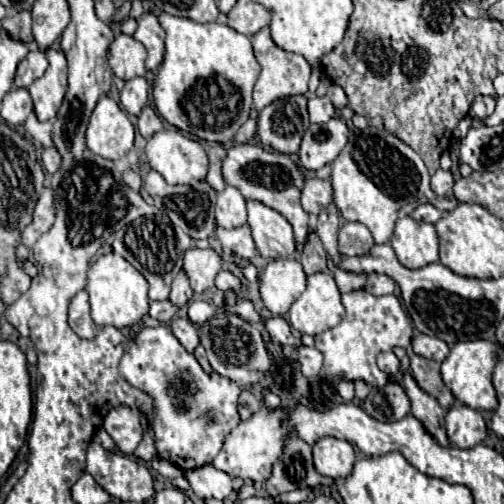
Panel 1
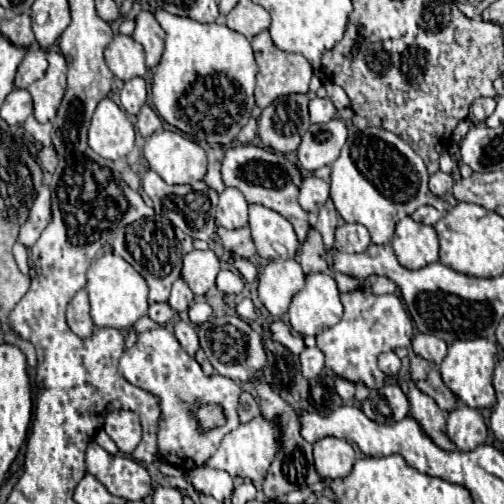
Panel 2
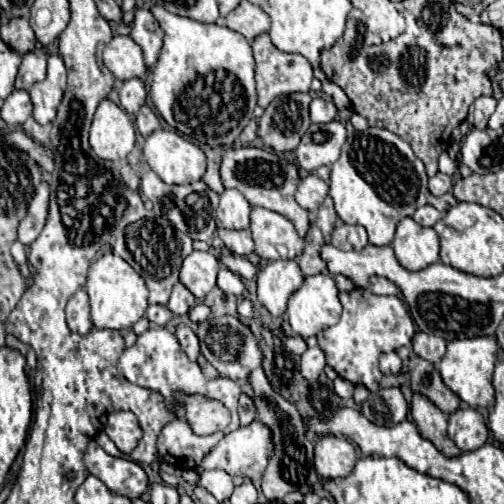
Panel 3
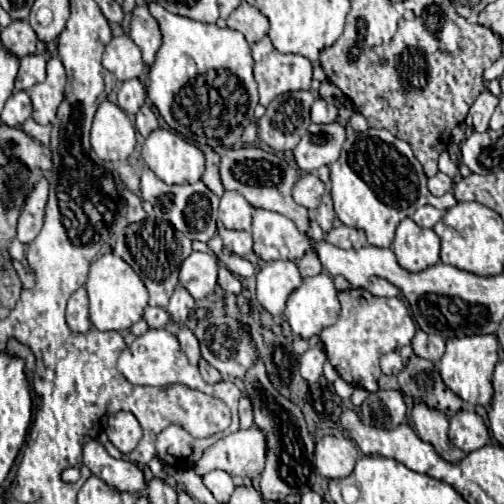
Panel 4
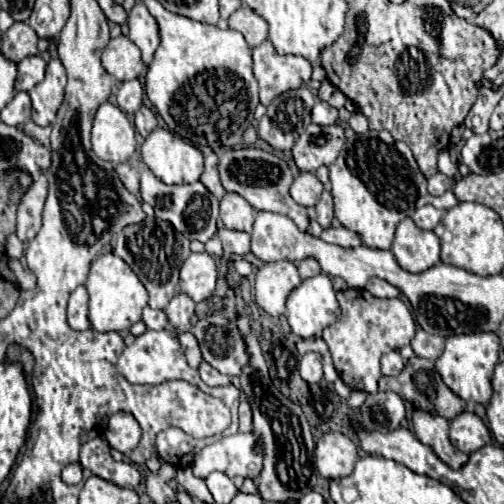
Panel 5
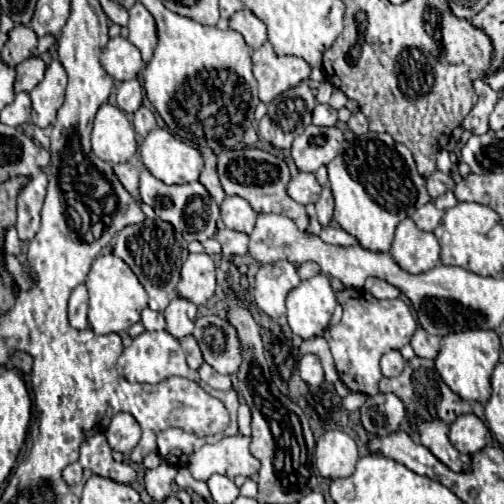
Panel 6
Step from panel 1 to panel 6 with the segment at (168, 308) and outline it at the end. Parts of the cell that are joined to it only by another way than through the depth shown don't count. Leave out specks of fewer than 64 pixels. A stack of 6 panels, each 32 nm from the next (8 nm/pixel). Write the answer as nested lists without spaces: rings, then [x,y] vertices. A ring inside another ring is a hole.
[[[144,308],[142,310],[142,320],[140,320],[142,324],[144,324],[144,328],[146,330],[164,330],[164,314],[162,312],[154,312],[154,310],[150,310],[150,308]]]

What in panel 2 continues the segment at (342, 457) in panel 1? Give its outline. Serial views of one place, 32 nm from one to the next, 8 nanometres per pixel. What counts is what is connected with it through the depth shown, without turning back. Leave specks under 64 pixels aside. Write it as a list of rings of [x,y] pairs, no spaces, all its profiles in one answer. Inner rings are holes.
[[[326,436],[314,442],[314,466],[322,478],[344,478],[354,462],[356,452],[348,440]]]

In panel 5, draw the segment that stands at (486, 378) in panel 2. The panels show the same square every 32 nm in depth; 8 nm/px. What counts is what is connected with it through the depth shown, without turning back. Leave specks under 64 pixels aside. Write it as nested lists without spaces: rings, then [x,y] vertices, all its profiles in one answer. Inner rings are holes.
[[[472,332],[472,334],[456,334],[446,338],[446,346],[442,356],[436,360],[436,370],[442,376],[444,384],[458,394],[466,402],[478,402],[478,404],[488,404],[492,396],[492,370],[498,362],[498,350],[500,350],[500,340],[494,332]]]

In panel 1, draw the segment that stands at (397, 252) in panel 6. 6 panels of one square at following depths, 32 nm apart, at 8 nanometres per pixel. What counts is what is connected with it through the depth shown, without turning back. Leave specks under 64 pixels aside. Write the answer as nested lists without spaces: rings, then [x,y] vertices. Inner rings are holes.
[[[404,216],[396,222],[394,236],[390,240],[400,264],[406,268],[422,268],[438,260],[438,236],[432,224],[416,222]]]

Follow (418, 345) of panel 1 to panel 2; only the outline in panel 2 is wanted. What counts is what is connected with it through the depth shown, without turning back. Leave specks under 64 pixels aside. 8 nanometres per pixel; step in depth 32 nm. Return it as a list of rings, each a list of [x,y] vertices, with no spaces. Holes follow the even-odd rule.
[[[418,332],[412,338],[412,346],[414,346],[414,352],[418,356],[422,356],[424,360],[430,360],[434,364],[440,364],[440,360],[446,356],[446,348],[448,348],[442,338],[436,338],[436,336],[430,336],[430,334],[422,334],[422,332]]]

